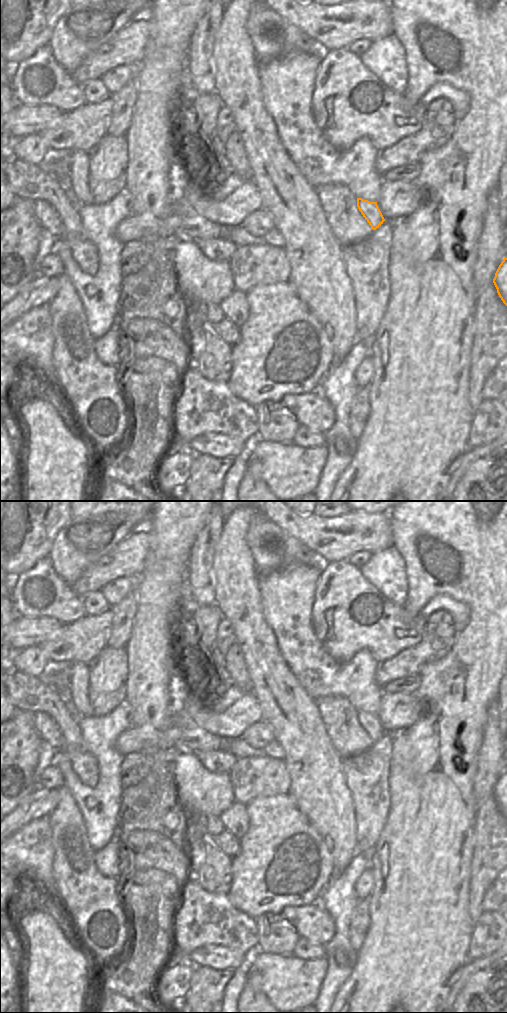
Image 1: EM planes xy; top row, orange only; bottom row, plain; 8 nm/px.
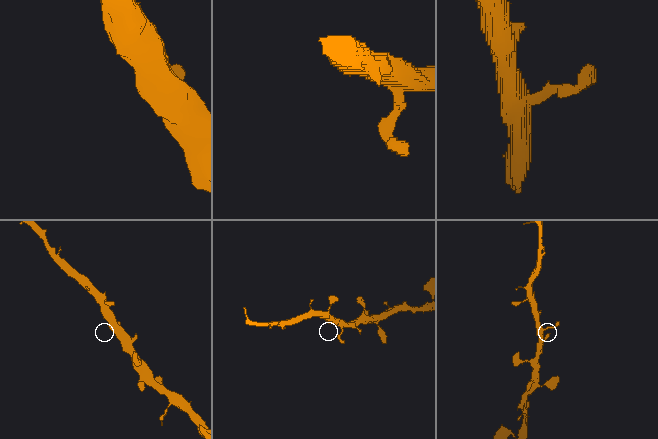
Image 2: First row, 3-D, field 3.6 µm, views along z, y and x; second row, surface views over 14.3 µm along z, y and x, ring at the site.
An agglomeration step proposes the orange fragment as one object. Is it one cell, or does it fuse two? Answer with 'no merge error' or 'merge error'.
no merge error

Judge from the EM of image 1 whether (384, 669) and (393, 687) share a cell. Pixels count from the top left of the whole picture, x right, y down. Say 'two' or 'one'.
two

